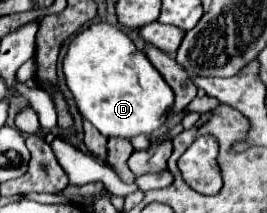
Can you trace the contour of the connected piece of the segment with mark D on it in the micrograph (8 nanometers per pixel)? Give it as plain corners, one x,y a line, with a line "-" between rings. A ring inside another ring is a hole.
106,22
88,26
70,42
62,70
80,114
104,136
150,134
162,126
166,110
170,112
174,104
174,92
164,84
146,54
134,46
128,34

